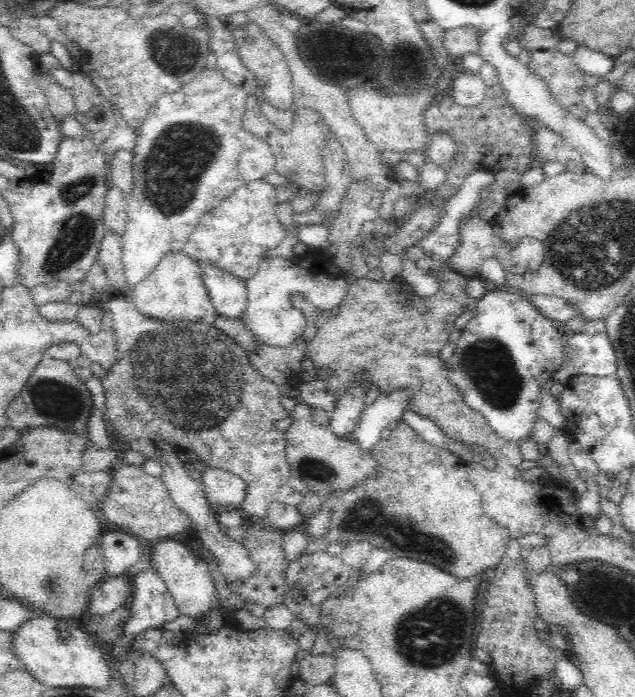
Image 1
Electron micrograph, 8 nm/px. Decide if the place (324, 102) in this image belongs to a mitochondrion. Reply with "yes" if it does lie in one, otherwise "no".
no

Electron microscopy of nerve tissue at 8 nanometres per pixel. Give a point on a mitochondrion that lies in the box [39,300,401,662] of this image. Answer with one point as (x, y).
(190, 376)

